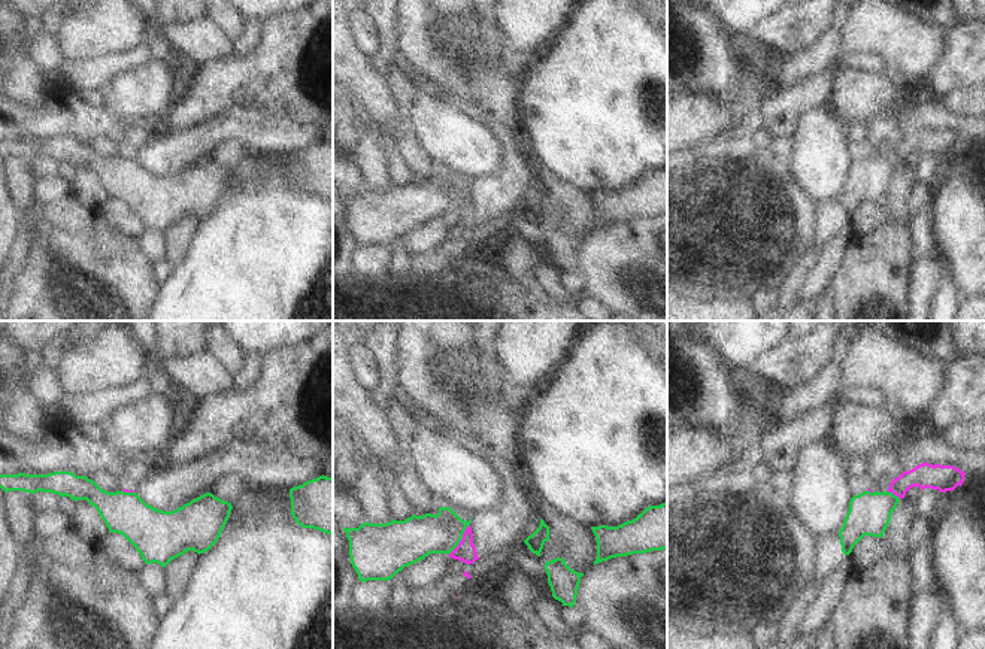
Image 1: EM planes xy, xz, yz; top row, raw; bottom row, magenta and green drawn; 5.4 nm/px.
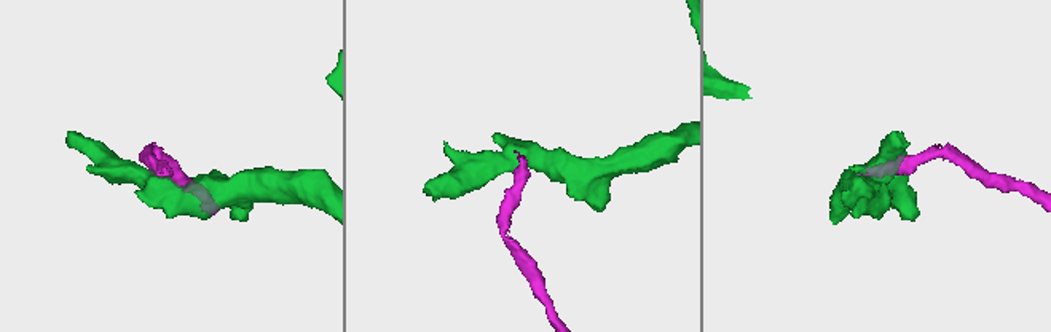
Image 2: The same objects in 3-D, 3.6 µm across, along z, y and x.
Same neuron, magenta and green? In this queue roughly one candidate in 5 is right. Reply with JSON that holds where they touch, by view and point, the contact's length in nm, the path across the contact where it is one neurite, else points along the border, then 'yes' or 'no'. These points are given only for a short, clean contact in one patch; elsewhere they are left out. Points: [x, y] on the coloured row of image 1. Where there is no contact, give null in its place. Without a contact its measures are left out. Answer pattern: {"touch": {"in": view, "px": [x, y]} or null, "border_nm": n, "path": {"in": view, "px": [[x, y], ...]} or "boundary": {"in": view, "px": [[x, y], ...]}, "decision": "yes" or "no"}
{"touch": {"in": "xz", "px": [461, 539]}, "border_nm": 200, "boundary": {"in": "xz", "px": [[469, 524], [461, 540], [448, 554]]}, "decision": "no"}

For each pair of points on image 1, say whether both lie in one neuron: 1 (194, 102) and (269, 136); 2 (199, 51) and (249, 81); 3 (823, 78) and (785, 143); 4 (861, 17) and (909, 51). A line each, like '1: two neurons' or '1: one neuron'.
1: two neurons
2: two neurons
3: two neurons
4: one neuron

